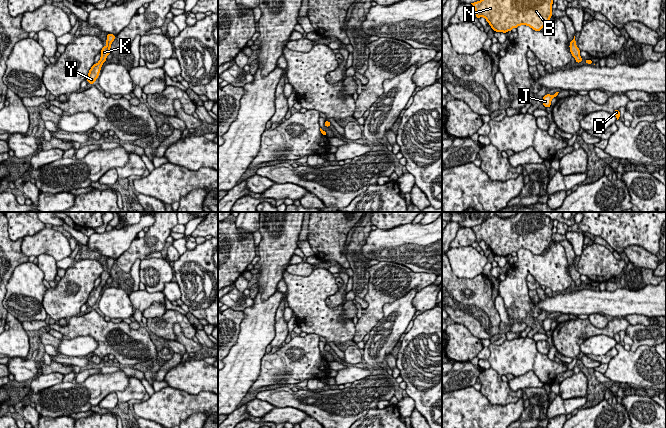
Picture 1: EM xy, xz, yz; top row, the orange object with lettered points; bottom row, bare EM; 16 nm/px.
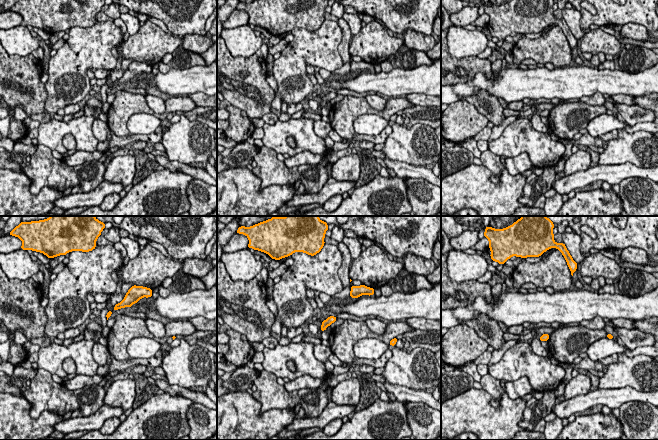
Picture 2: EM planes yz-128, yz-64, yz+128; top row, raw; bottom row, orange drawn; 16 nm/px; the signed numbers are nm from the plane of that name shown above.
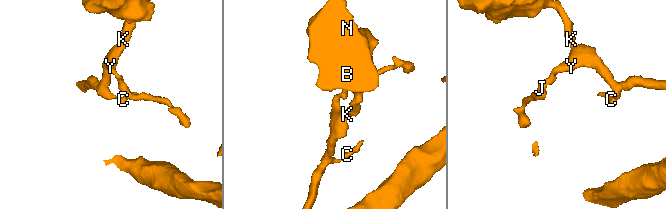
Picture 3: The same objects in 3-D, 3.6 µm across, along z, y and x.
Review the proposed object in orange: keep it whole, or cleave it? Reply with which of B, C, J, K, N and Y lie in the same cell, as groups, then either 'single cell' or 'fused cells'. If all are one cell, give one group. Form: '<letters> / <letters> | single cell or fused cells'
B C J K N Y | single cell

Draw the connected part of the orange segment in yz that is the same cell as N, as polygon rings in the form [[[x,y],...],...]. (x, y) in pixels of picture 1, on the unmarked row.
[[[518,212],[508,218],[495,214],[471,228],[476,242],[483,240],[494,256],[506,257],[520,249],[540,255],[552,241],[553,220],[544,212]]]

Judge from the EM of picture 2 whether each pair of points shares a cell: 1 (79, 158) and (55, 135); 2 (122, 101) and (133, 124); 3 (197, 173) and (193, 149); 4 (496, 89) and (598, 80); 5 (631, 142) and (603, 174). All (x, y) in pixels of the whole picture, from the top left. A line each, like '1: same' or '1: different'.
1: different
2: different
3: different
4: same
5: different

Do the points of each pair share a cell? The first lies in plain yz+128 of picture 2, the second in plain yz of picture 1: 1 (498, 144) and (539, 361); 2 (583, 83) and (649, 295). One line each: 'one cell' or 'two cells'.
1: one cell
2: one cell

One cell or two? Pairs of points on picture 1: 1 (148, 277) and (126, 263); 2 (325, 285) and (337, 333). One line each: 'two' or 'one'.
1: two
2: one

